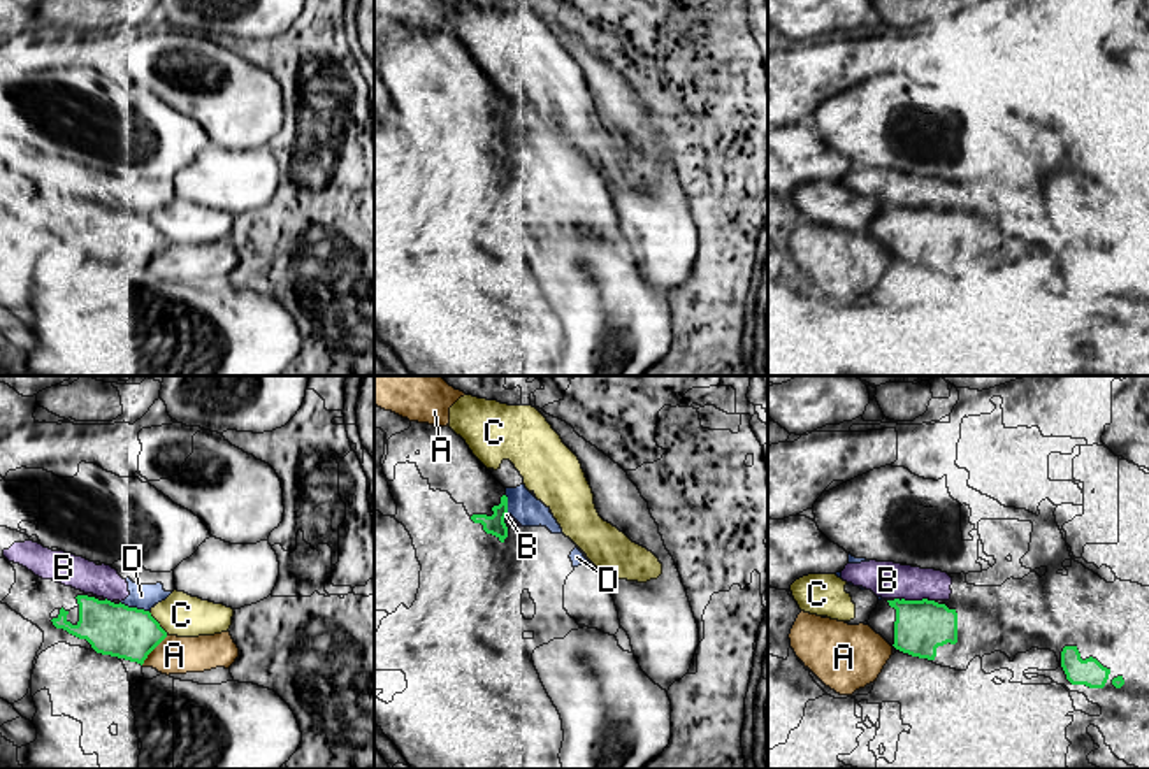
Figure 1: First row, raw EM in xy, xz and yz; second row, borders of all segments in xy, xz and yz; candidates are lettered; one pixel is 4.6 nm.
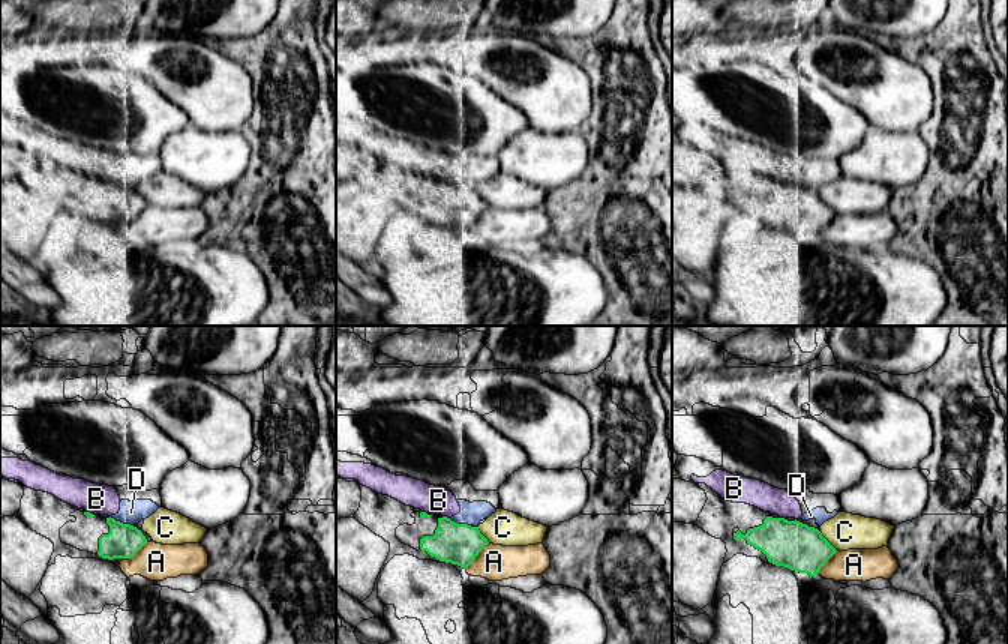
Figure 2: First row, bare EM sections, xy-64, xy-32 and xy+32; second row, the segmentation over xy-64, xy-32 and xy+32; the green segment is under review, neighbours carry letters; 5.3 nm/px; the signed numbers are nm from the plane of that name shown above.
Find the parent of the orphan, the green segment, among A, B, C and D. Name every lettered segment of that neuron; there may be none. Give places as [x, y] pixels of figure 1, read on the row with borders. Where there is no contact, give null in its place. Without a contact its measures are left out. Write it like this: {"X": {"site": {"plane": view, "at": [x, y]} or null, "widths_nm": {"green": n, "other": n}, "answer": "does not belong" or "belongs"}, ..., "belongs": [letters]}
{"A": {"site": {"plane": "xy", "at": [153, 648]}, "widths_nm": {"green": 240, "other": 180}, "answer": "does not belong"}, "B": {"site": {"plane": "yz", "at": [914, 601]}, "widths_nm": {"green": 240, "other": 170}, "answer": "does not belong"}, "C": {"site": {"plane": "xy", "at": [157, 622]}, "widths_nm": {"green": 240, "other": 200}, "answer": "does not belong"}, "D": {"site": {"plane": "xy", "at": [134, 608]}, "widths_nm": {"green": 240, "other": 110}, "answer": "does not belong"}, "belongs": []}

